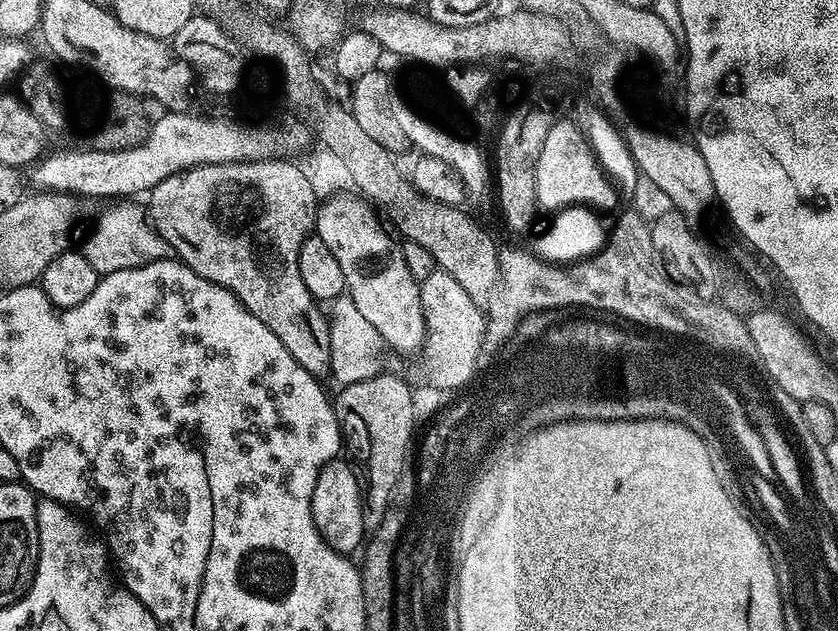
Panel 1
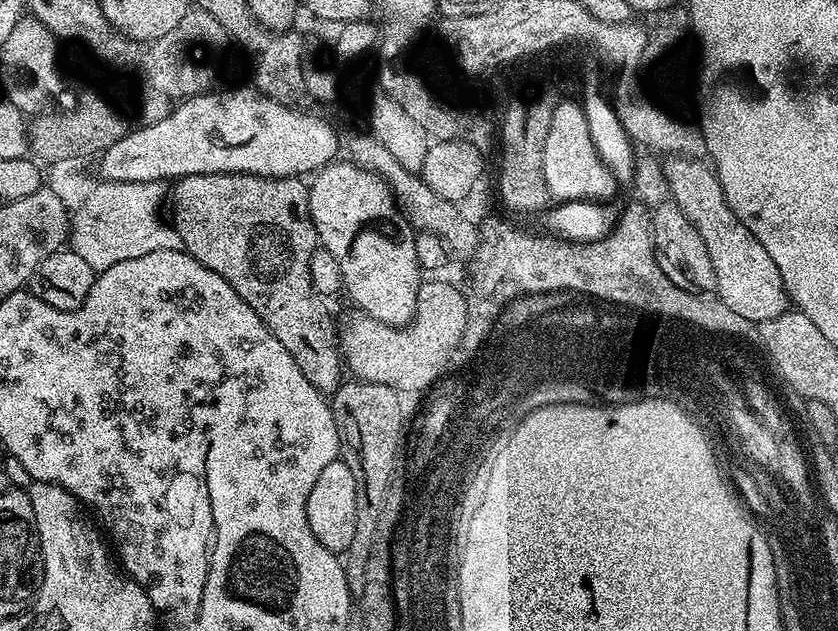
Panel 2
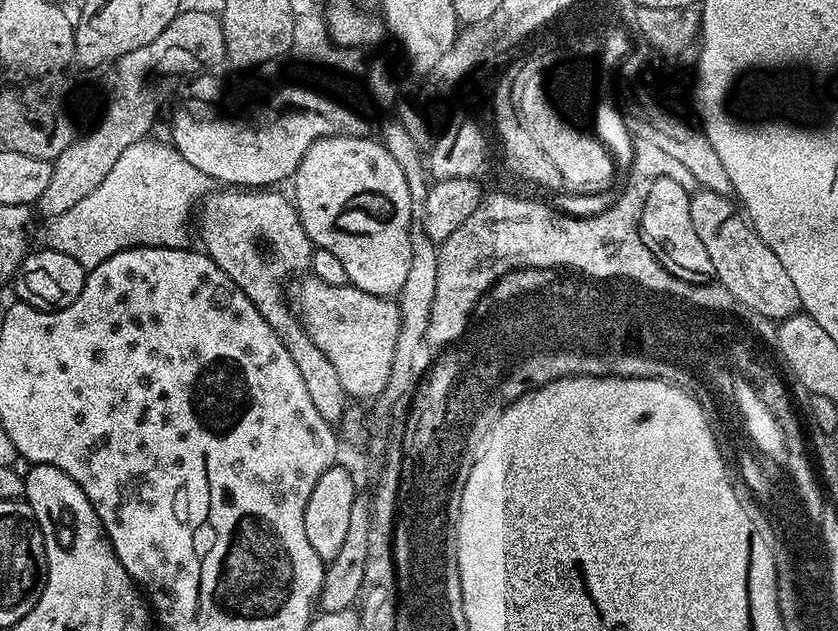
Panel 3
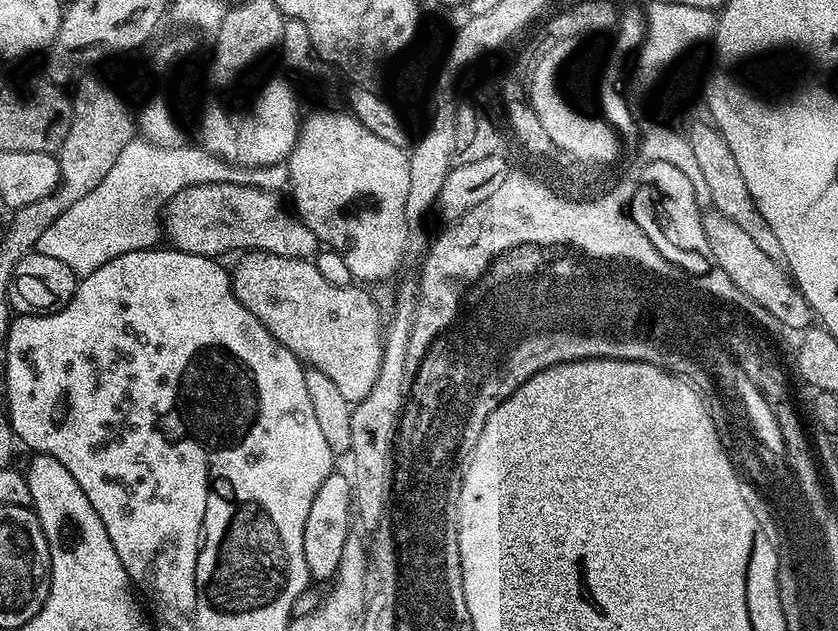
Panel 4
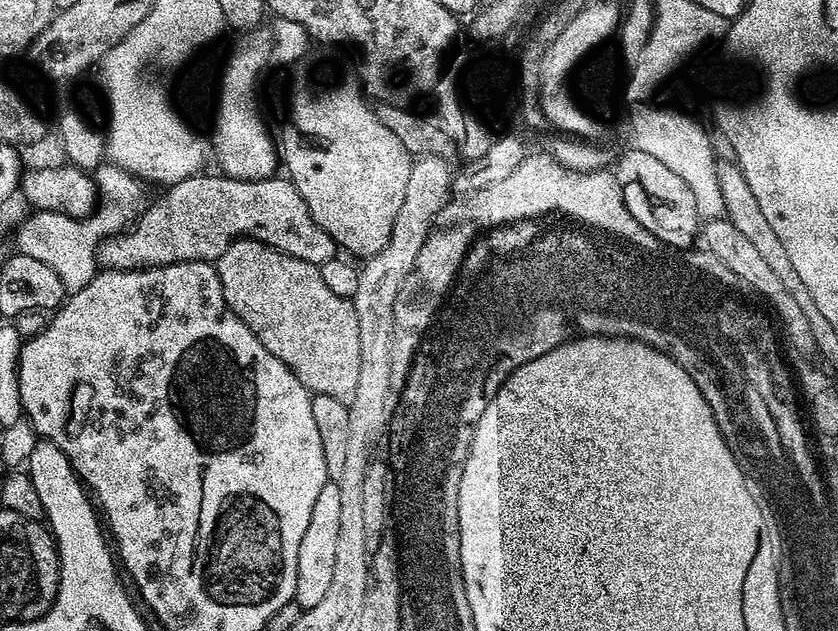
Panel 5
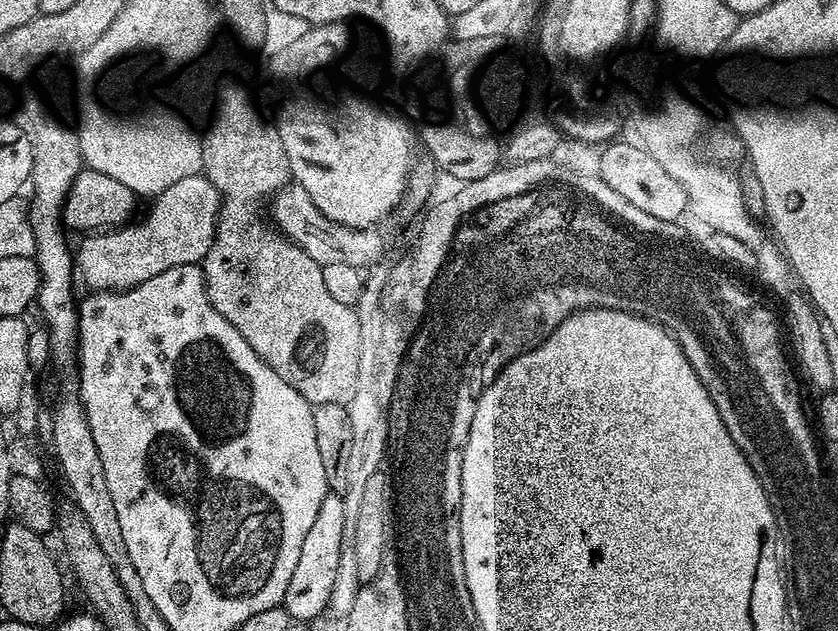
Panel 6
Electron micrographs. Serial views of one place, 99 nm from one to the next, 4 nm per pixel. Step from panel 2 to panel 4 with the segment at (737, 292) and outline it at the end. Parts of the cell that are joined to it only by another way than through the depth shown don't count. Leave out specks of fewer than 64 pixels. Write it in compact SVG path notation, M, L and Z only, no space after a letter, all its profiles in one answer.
M712 210L709 213L703 215L706 242L710 246L715 265L726 274L729 282L736 284L760 310L766 310L782 325L797 332L810 328L814 320L812 308L787 271L772 262L736 222L718 211Z

